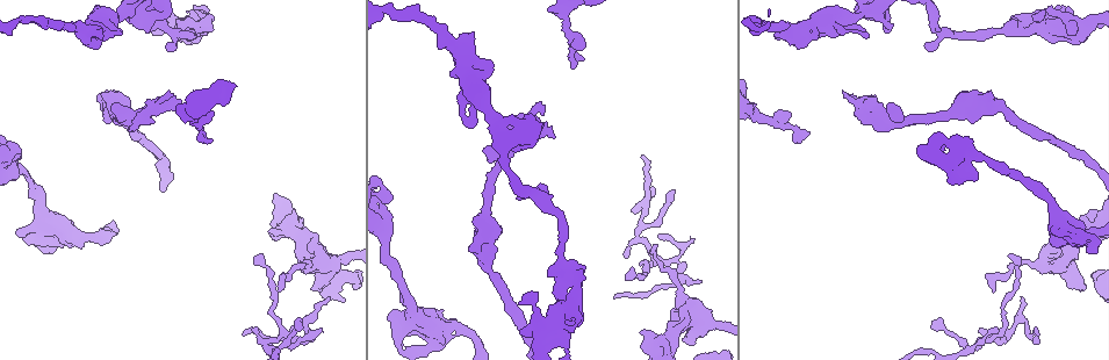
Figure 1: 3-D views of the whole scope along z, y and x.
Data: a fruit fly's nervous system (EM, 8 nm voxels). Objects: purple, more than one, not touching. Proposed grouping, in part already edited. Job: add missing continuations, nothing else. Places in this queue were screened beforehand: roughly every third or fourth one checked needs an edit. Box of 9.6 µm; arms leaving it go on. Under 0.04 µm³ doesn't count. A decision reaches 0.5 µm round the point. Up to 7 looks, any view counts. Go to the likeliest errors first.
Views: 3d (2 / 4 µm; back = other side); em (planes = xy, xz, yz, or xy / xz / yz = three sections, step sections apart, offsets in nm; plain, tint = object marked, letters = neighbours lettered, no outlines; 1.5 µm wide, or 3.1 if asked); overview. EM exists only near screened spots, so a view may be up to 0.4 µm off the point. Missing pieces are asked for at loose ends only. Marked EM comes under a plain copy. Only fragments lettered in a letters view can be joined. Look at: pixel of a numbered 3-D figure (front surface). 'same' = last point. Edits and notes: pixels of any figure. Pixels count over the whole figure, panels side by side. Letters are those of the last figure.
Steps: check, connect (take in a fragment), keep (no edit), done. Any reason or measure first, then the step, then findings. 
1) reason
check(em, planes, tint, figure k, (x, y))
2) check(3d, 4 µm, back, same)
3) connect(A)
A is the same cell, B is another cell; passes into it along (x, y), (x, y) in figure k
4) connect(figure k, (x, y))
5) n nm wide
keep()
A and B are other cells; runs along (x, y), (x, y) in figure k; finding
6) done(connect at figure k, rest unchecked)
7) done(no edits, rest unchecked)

free end
check(3d, 2 µm, figure 1, (553, 134))

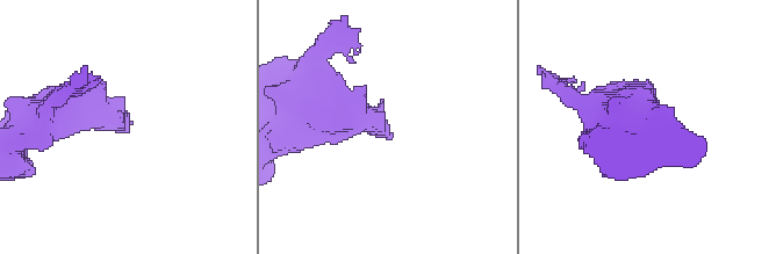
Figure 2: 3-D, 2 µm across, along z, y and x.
check(em, planes, letters, figure 2, (131, 123))

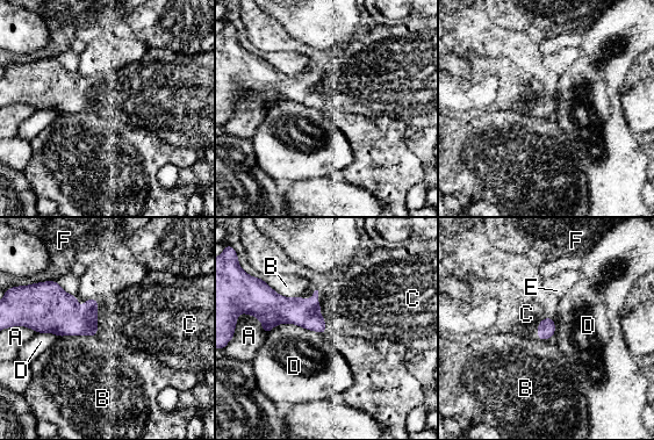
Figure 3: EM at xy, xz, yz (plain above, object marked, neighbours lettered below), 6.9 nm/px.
D touches over 400 nm
connect(C)
C is the same cell, A, B, D, E and F are other cells; it goes on there

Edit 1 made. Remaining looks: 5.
free end
check(3d, 4 µm, figure 1, (454, 76))

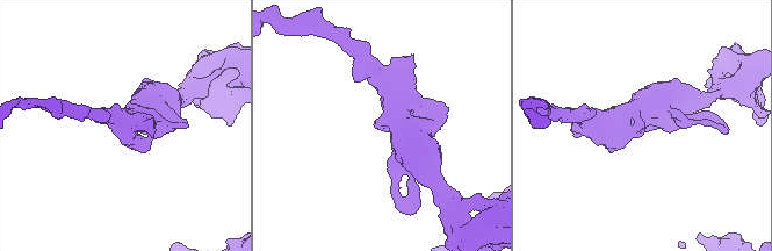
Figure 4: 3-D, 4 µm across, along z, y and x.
check(em, planes, letters, figure 4, (639, 131))

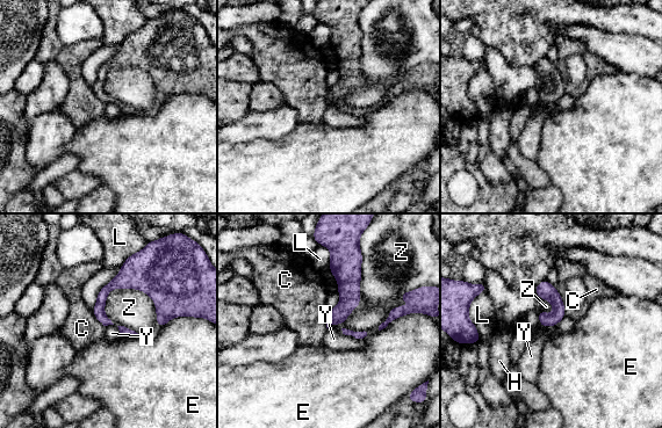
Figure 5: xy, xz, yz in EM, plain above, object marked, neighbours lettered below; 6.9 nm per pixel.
Z touches over 420 nm
keep()
C, E, H, L, Y and Z are other cells; no lettered fragment goes on from it

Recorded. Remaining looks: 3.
check(em, planes, letters, figure 1, (631, 268))

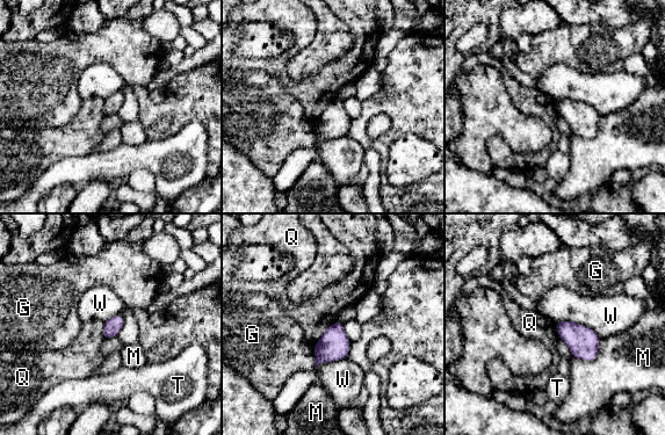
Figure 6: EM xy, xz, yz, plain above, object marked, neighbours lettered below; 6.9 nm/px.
keep()
G, M, Q, T and W are other cells; border along (335, 320), (312, 348) in figure 6; no lettered fragment goes on from it

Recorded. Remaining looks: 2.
done(connect at figure 3, rest unchecked)

